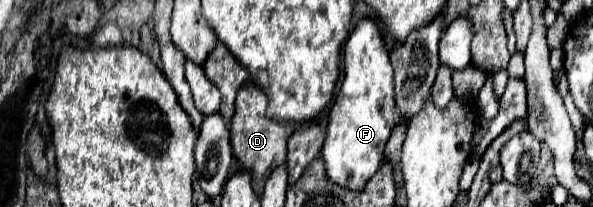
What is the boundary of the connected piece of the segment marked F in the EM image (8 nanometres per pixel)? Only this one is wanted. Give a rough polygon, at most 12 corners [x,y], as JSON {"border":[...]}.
{"border":[[366,18],[344,46],[344,80],[322,160],[364,190],[398,122],[390,56]]}

